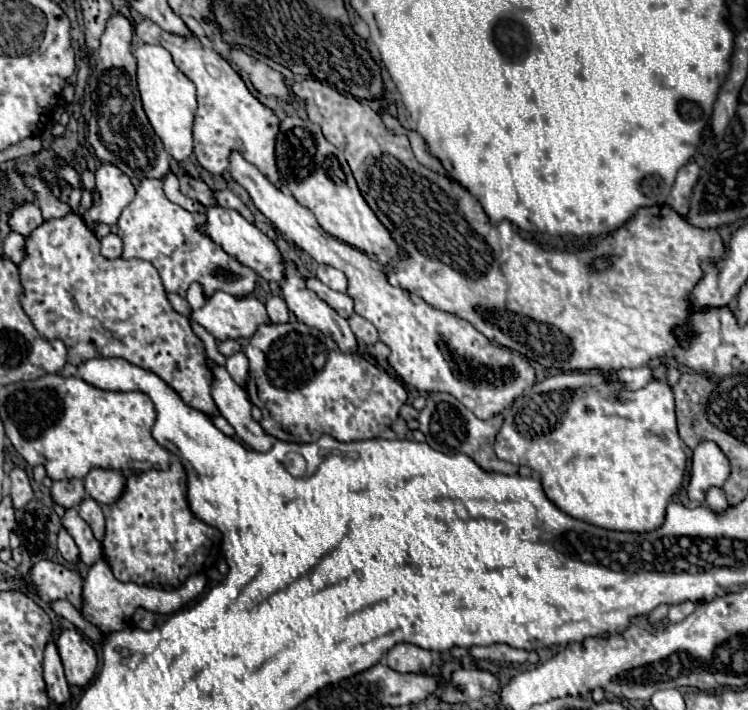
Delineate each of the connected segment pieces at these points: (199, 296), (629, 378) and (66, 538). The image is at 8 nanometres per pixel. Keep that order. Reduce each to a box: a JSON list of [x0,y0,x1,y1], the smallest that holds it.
[[186,282,206,310],[610,367,650,389],[58,527,78,563]]

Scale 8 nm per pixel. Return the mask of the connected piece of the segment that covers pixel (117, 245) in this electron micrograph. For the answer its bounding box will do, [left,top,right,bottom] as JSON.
[102,233,122,259]

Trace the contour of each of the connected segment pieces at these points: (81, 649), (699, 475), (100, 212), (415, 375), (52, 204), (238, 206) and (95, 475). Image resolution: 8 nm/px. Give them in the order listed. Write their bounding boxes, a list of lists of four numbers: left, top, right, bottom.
[[56,629,98,687],[688,441,730,503],[86,163,134,227],[228,151,536,419],[24,177,72,221],[214,189,254,223],[84,469,124,503]]

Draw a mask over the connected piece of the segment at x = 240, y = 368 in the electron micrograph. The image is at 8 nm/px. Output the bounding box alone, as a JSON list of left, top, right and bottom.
[226,351,248,385]

